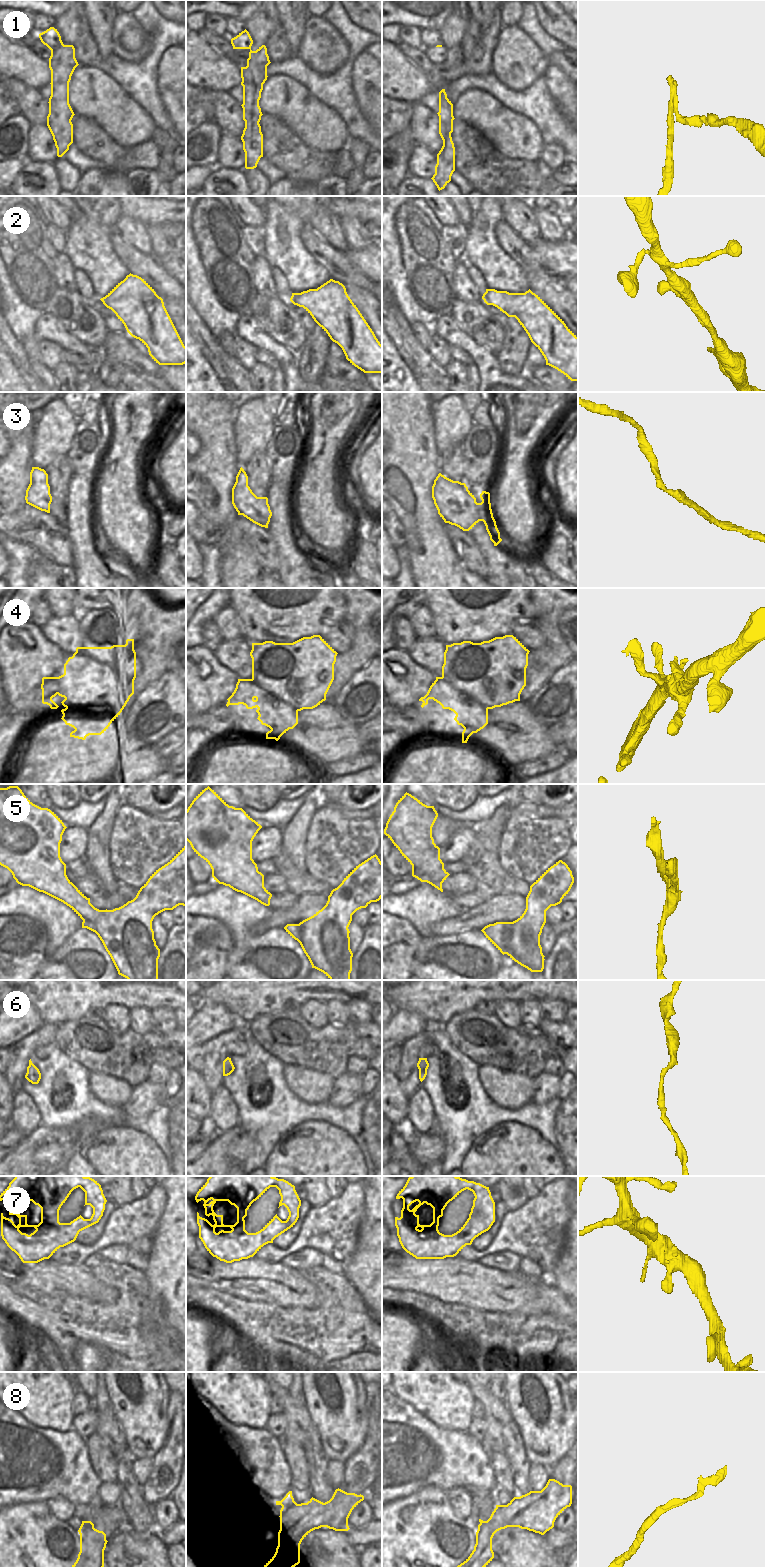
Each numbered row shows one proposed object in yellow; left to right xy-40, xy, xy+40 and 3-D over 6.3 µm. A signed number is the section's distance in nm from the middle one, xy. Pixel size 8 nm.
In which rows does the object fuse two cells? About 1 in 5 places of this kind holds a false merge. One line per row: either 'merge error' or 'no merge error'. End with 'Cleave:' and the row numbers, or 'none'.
1: merge error
2: no merge error
3: no merge error
4: no merge error
5: no merge error
6: no merge error
7: no merge error
8: no merge error
Cleave: 1

